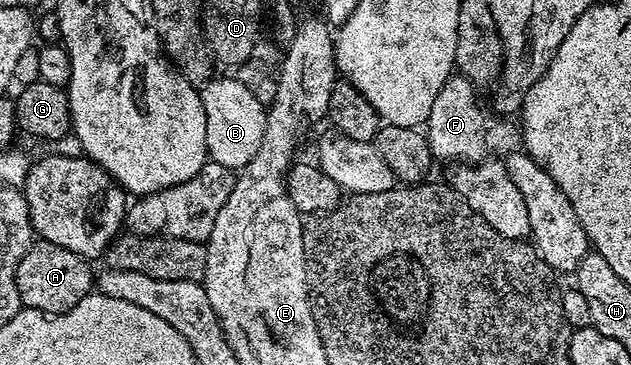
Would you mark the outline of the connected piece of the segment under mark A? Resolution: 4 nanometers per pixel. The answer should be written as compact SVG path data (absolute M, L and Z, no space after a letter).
M33 240L31 247L22 255L16 272L16 286L20 296L20 304L25 309L37 309L43 313L65 313L75 307L79 301L93 292L94 269L85 258L79 257L74 251L66 251L66 247L58 247L49 241Z

